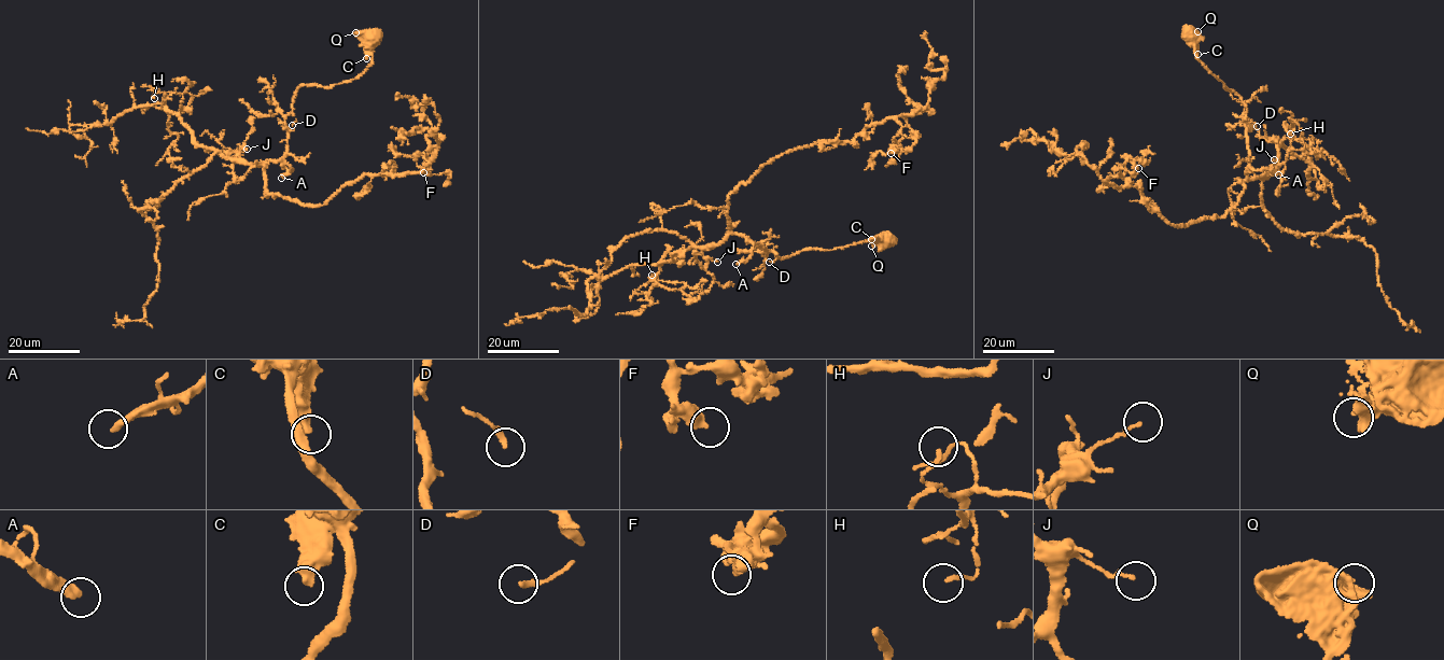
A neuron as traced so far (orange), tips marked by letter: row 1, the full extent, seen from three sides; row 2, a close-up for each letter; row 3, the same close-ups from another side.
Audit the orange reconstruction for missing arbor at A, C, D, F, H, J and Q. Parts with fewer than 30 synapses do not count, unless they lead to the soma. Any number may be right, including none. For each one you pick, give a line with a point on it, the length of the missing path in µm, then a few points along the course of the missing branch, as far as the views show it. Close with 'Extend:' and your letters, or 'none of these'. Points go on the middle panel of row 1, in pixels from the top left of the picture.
A: Place: (735, 264). Missing length about 60 µm. Course of what is missing: (735, 264), (708, 281), (649, 295), (645, 289), (628, 289), (618, 277), (616, 263), (628, 240)
Extend: A

